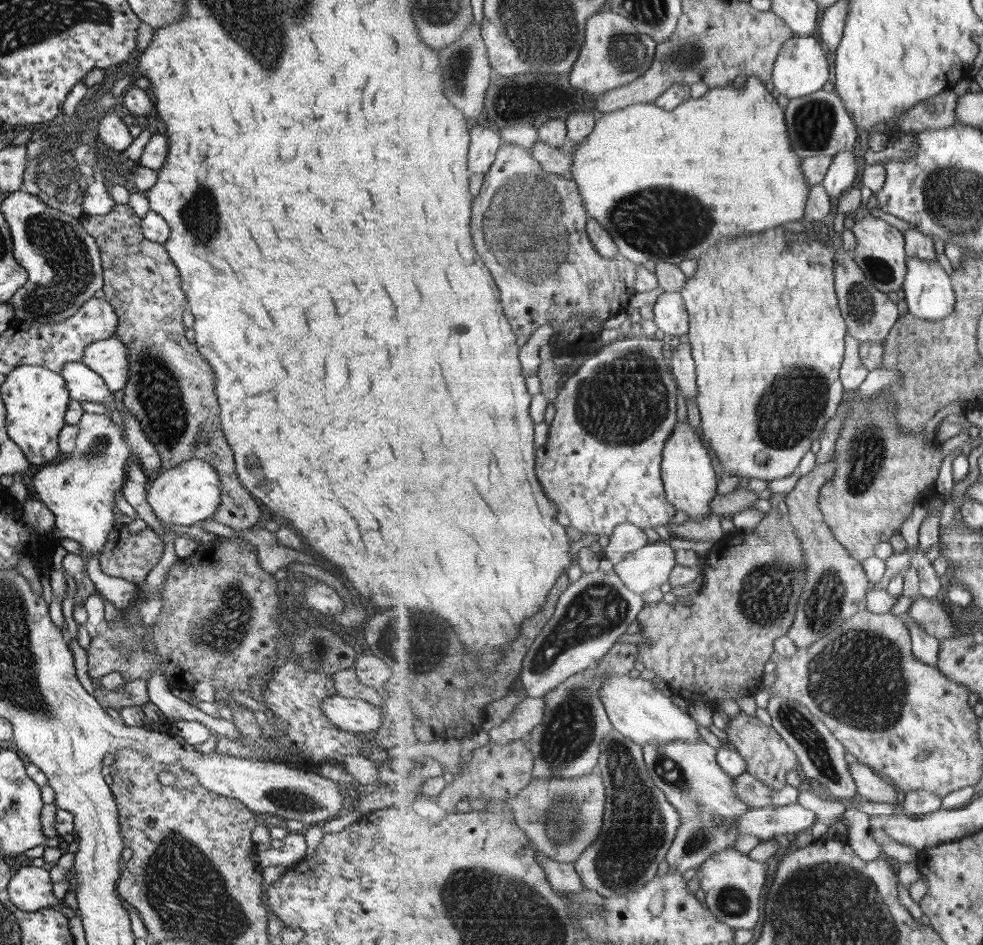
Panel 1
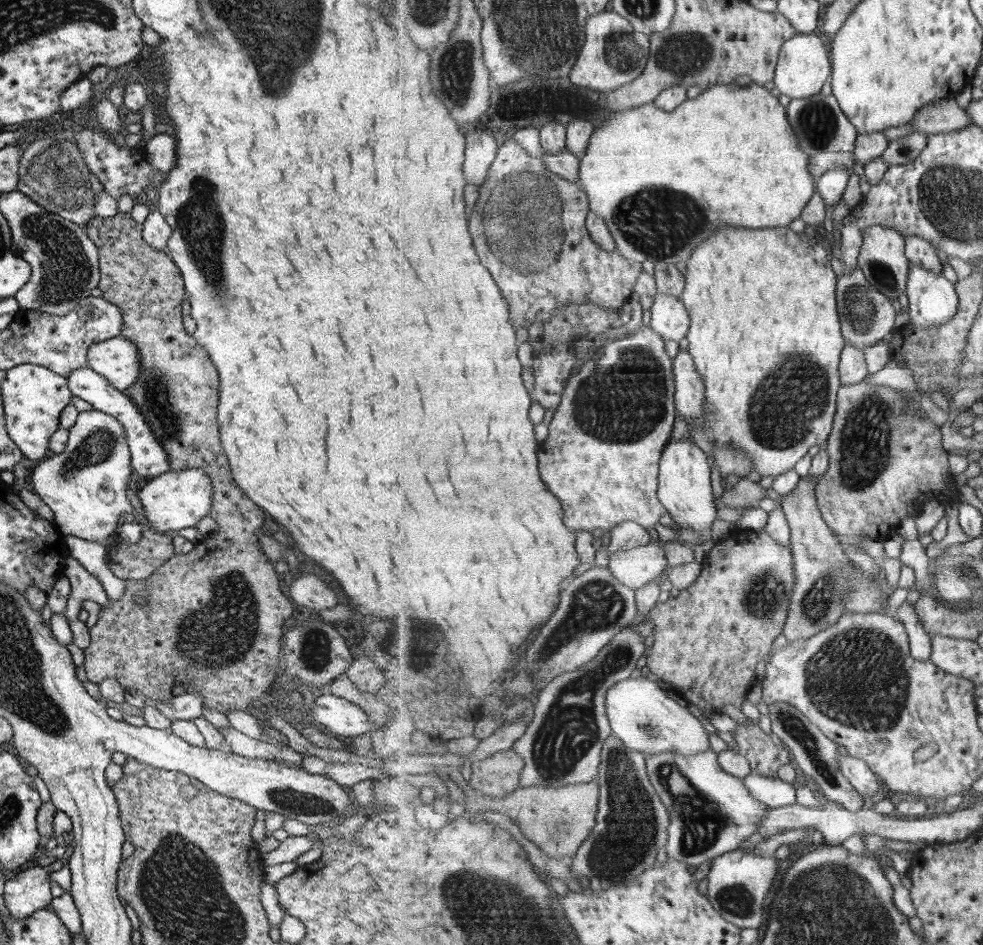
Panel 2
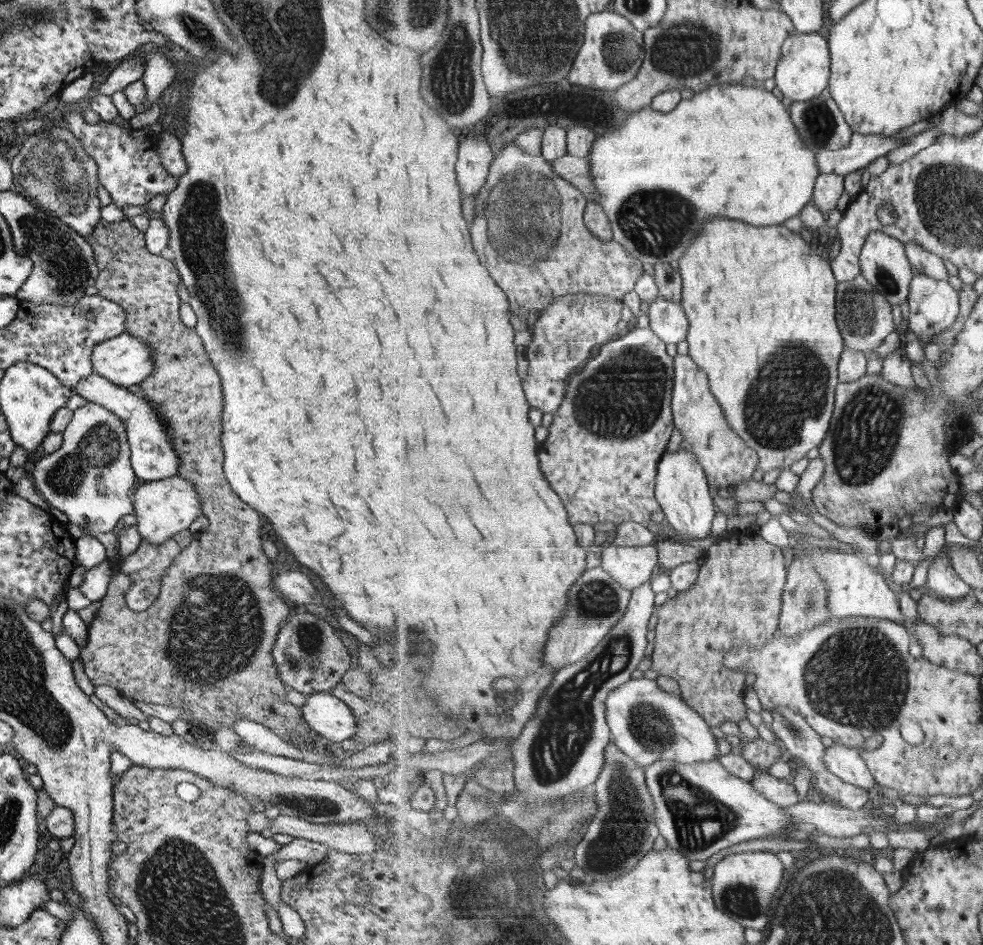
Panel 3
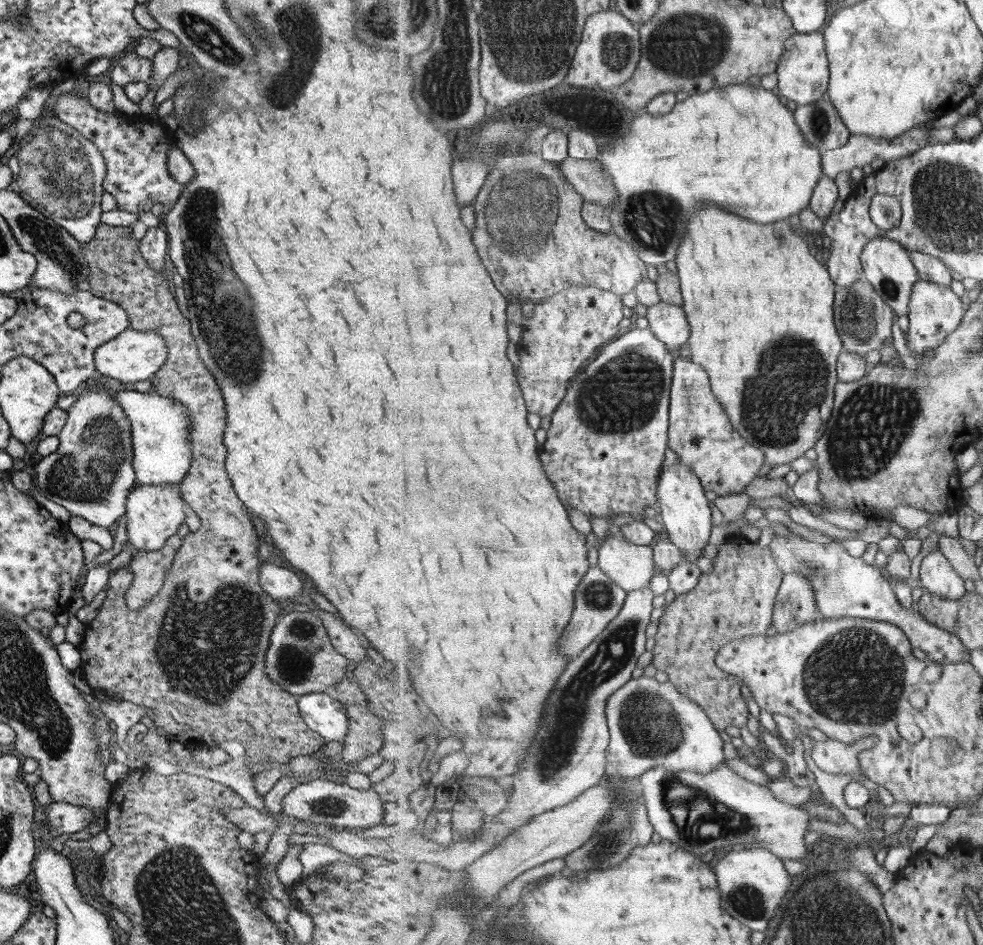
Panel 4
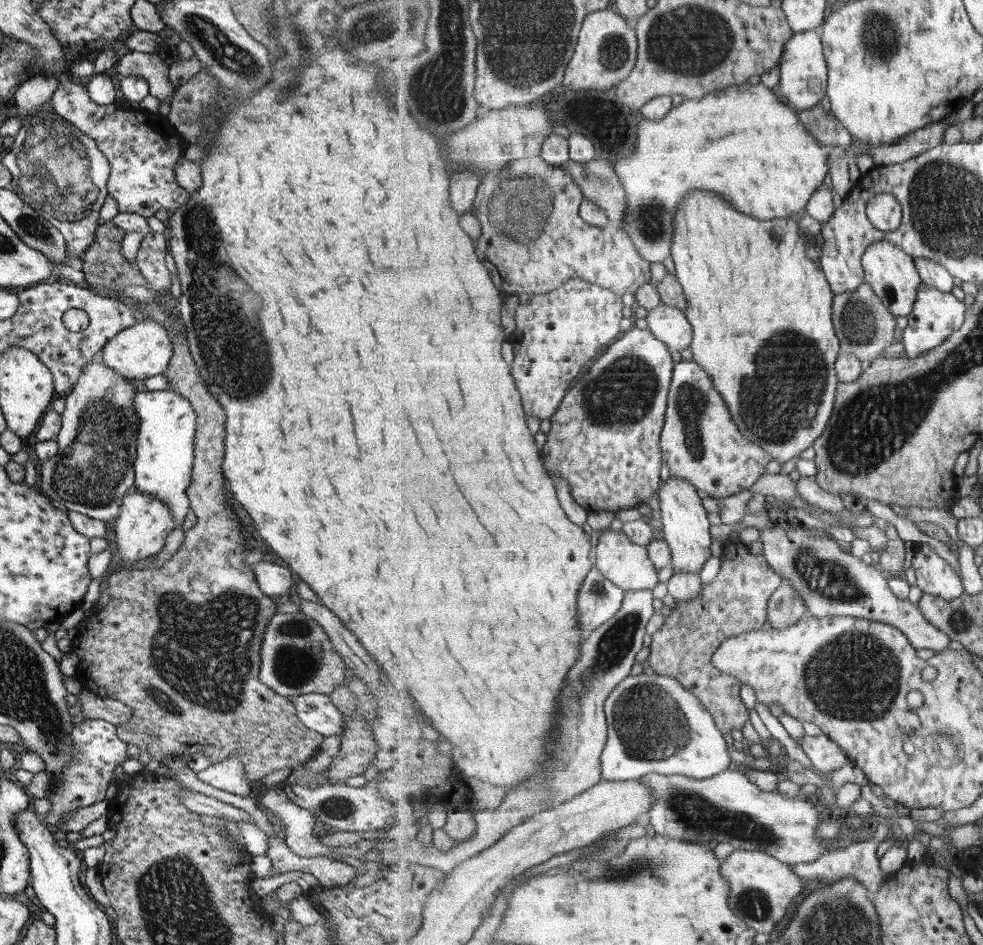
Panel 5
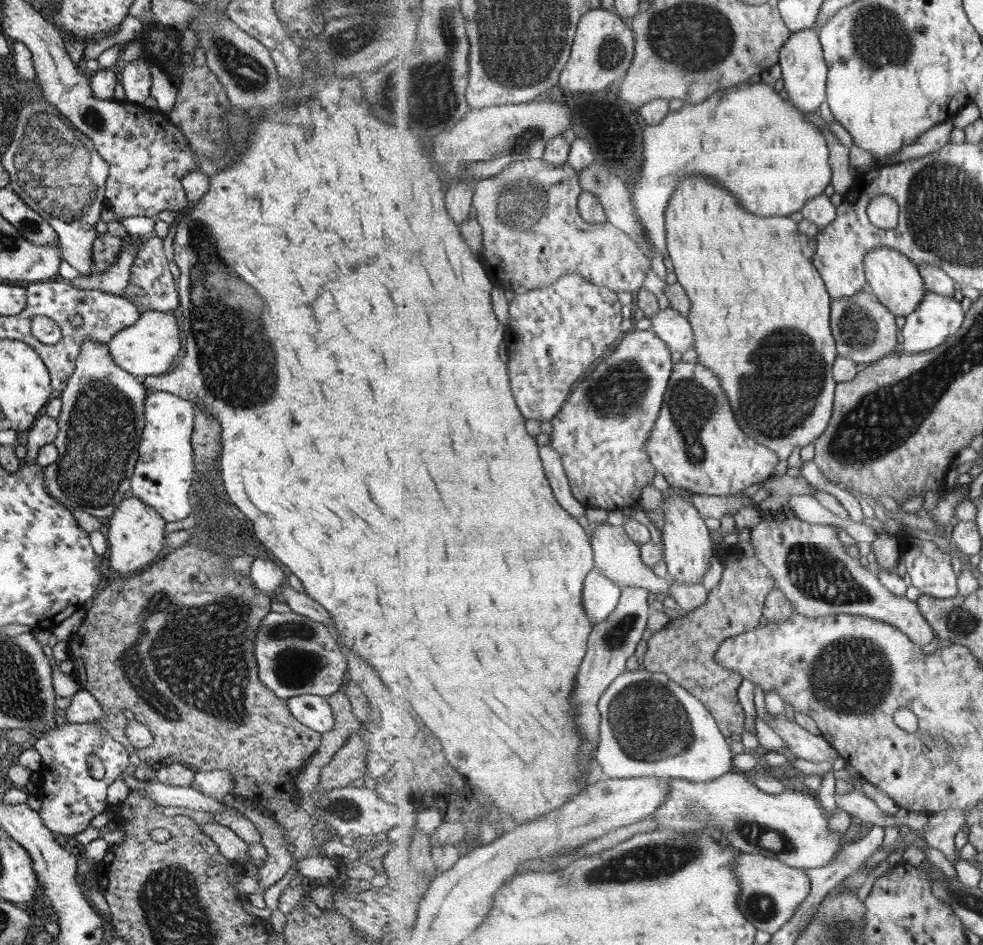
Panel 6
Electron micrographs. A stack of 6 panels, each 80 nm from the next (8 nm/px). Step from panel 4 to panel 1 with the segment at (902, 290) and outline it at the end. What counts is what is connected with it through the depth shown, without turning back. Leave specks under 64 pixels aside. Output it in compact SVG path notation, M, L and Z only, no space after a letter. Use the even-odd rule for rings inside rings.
M862 186L862 206L857 210L854 226L851 230L857 237L856 264L864 271L865 278L881 292L897 292L903 290L906 274L908 273L908 254L906 238L895 226L887 224L885 220L871 214L867 202L871 200L874 191Z

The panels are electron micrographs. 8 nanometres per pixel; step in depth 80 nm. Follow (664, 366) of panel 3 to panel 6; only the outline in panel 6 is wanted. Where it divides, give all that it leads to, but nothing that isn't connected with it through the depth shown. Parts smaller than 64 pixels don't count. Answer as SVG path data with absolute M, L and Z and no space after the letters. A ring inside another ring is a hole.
M651 329L624 334L611 354L597 364L587 377L576 382L561 412L551 421L549 449L561 455L572 493L581 504L606 511L631 508L635 502L639 502L644 488L653 484L657 468L649 456L648 440L663 408L665 393L672 377L674 364L671 352L667 343Z

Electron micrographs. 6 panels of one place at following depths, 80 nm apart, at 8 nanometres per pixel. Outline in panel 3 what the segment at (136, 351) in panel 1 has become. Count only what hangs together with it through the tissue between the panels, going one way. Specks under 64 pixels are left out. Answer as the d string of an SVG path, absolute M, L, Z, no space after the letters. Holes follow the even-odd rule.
M105 220L97 221L95 228L91 234L86 236L86 241L89 243L91 250L93 250L93 262L95 262L98 268L98 275L95 279L94 286L97 288L97 295L102 296L105 300L117 303L125 313L125 330L124 333L129 336L134 336L139 340L142 340L148 348L150 348L150 354L152 354L153 370L139 383L139 391L137 395L141 395L146 398L155 410L156 413L166 422L166 431L168 432L168 439L171 441L173 450L176 452L177 458L179 458L179 468L177 468L177 475L181 478L189 479L196 488L198 494L198 501L201 505L201 512L205 518L209 521L207 529L193 535L189 545L181 549L177 556L173 557L171 564L164 572L160 580L161 594L158 594L155 600L143 611L135 612L130 610L123 600L125 592L129 588L129 584L133 584L132 580L125 574L115 573L111 576L106 588L104 597L100 600L100 607L98 608L96 615L92 618L88 624L87 629L87 642L85 646L79 648L79 658L83 663L83 669L89 683L95 686L111 686L111 688L117 689L117 692L121 696L131 700L132 702L141 702L151 705L159 705L165 707L177 707L183 708L182 711L190 711L191 716L181 719L182 721L189 721L192 724L191 730L197 732L200 730L204 734L215 733L218 727L217 724L224 724L232 728L232 722L235 719L249 719L259 722L263 726L266 726L275 735L277 735L282 741L291 744L294 748L303 750L304 747L313 747L314 741L313 732L309 726L303 721L300 714L300 710L292 706L285 700L285 694L287 689L279 680L275 666L273 666L272 648L276 639L277 630L280 629L280 625L285 622L289 615L289 606L281 601L279 594L277 594L272 587L272 564L271 560L266 557L266 554L261 549L261 536L259 530L261 530L261 515L246 502L243 502L228 486L227 479L222 471L223 463L223 451L220 443L221 432L221 419L222 413L222 390L220 387L220 378L217 371L210 363L206 352L204 351L201 339L195 334L194 328L186 328L183 326L181 320L179 320L179 297L177 296L177 284L180 283L180 276L178 275L175 265L169 260L165 260L159 256L153 256L145 250L144 245L144 232L141 232L129 222L129 220L119 220L115 224L111 222L105 222Z

